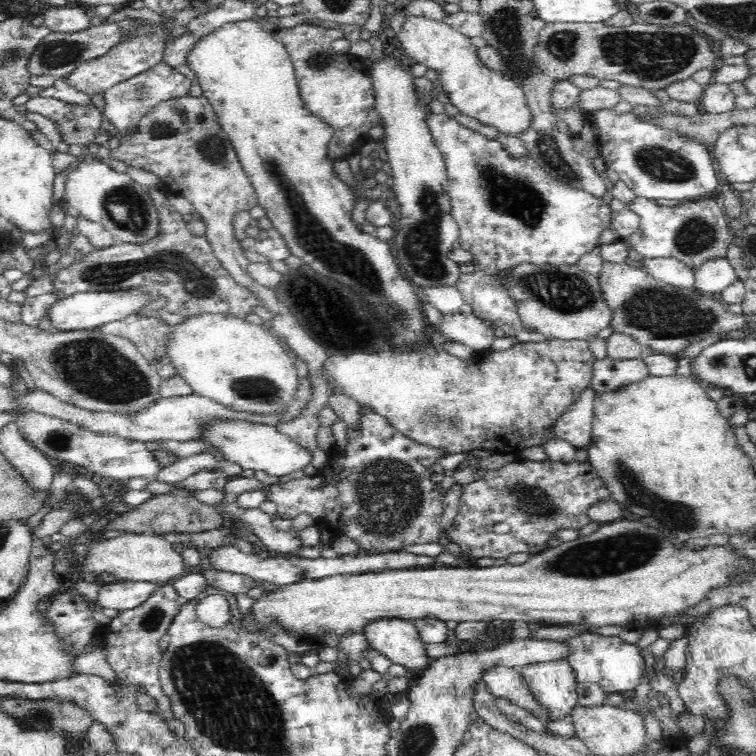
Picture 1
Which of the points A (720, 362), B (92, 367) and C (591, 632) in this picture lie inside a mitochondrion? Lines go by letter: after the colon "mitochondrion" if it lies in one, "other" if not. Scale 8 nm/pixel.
A: mitochondrion
B: mitochondrion
C: other

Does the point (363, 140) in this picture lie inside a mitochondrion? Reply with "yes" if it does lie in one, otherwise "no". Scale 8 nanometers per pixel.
no

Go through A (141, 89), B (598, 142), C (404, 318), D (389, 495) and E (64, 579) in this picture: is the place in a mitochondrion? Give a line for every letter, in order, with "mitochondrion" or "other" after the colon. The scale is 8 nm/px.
A: mitochondrion
B: other
C: mitochondrion
D: mitochondrion
E: other

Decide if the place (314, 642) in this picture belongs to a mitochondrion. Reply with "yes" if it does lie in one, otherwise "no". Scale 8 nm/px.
no

